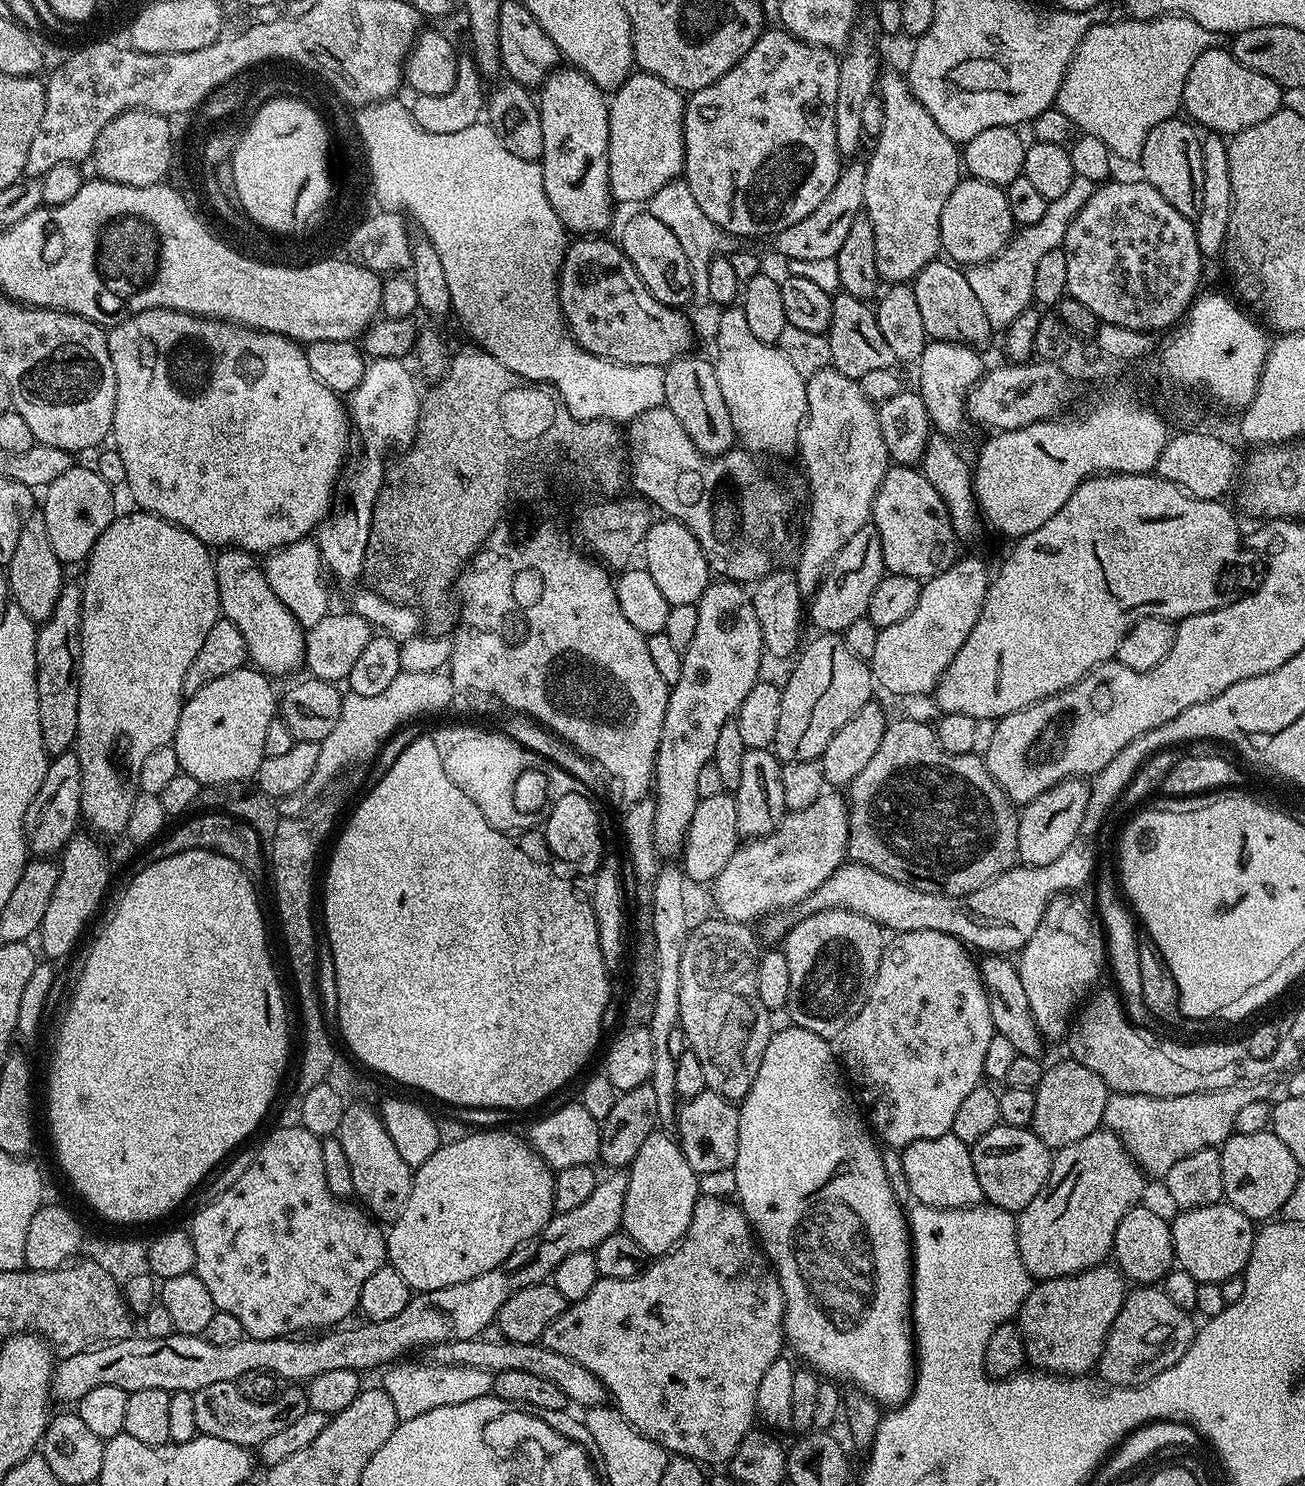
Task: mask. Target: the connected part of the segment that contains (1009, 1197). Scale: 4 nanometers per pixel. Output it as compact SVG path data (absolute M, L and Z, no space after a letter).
M1001 1122L994 1130L990 1130L990 1134L978 1138L978 1142L971 1145L971 1149L974 1174L978 1174L978 1186L982 1186L984 1200L991 1207L1002 1208L1008 1214L1018 1214L1027 1204L1034 1202L1034 1194L1042 1190L1042 1186L1048 1181L1049 1174L1052 1173L1053 1149L1045 1146L1042 1138L1038 1138L1031 1127L1015 1128Z

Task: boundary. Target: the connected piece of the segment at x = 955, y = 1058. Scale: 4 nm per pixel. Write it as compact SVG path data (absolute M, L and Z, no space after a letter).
M914 930L913 932L901 932L893 935L887 941L880 959L880 965L876 971L876 977L872 979L872 985L862 1010L858 1010L858 1014L848 1023L846 1030L839 1037L838 1052L842 1057L843 1071L846 1073L851 1087L854 1089L855 1095L866 1113L866 1120L870 1125L871 1131L881 1141L884 1139L883 1143L889 1148L903 1150L908 1145L919 1140L949 1135L954 1126L954 1113L958 1111L962 1098L966 1098L966 1094L970 1094L970 1090L981 1087L982 1081L985 1079L986 1049L990 1047L990 1038L994 1035L994 1029L992 1015L990 1014L988 991L984 988L984 981L980 979L977 961L975 959L972 961L968 957L967 951L969 952L969 949L961 941L956 940L950 934L944 934L938 930Z

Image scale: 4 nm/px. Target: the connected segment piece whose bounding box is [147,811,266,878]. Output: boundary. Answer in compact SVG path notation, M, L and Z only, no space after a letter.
M221 811L221 813L208 812L205 816L191 816L192 815L189 815L187 819L180 822L185 822L185 824L178 825L172 833L169 831L163 839L153 843L151 847L147 849L147 852L149 851L147 857L149 861L161 860L170 854L178 854L186 850L210 850L211 852L217 852L226 858L230 858L239 868L243 868L249 877L256 878L256 875L258 875L263 868L265 871L266 848L260 836L251 825L235 818L235 816L225 814L223 811Z

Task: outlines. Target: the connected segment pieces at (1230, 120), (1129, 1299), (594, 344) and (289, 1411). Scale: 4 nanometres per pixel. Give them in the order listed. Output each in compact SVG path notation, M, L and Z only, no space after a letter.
M1213 46L1196 59L1190 70L1184 87L1182 108L1193 116L1191 119L1197 125L1205 124L1213 133L1235 134L1258 122L1266 122L1270 114L1280 111L1280 95L1280 85L1266 78L1266 74L1258 74L1242 66L1242 62L1233 58L1231 51L1224 49L1223 52L1219 46Z
M1136 1286L1125 1295L1124 1305L1114 1322L1114 1326L1106 1338L1106 1346L1100 1355L1098 1376L1105 1385L1119 1386L1121 1388L1134 1388L1138 1384L1144 1384L1150 1378L1162 1374L1170 1366L1174 1366L1186 1354L1186 1350L1192 1344L1196 1336L1197 1325L1192 1325L1189 1309L1180 1308L1164 1293L1160 1286Z
M600 234L573 239L560 261L560 312L572 339L590 354L607 356L619 364L671 364L691 349L692 328L685 313L658 302L619 243L604 239L608 238Z
M213 1382L192 1393L194 1398L194 1426L197 1433L210 1438L222 1438L226 1442L241 1444L252 1450L266 1438L274 1438L278 1430L286 1430L290 1422L297 1420L306 1410L306 1392L300 1386L288 1386L275 1400L251 1400L242 1394L239 1383Z

